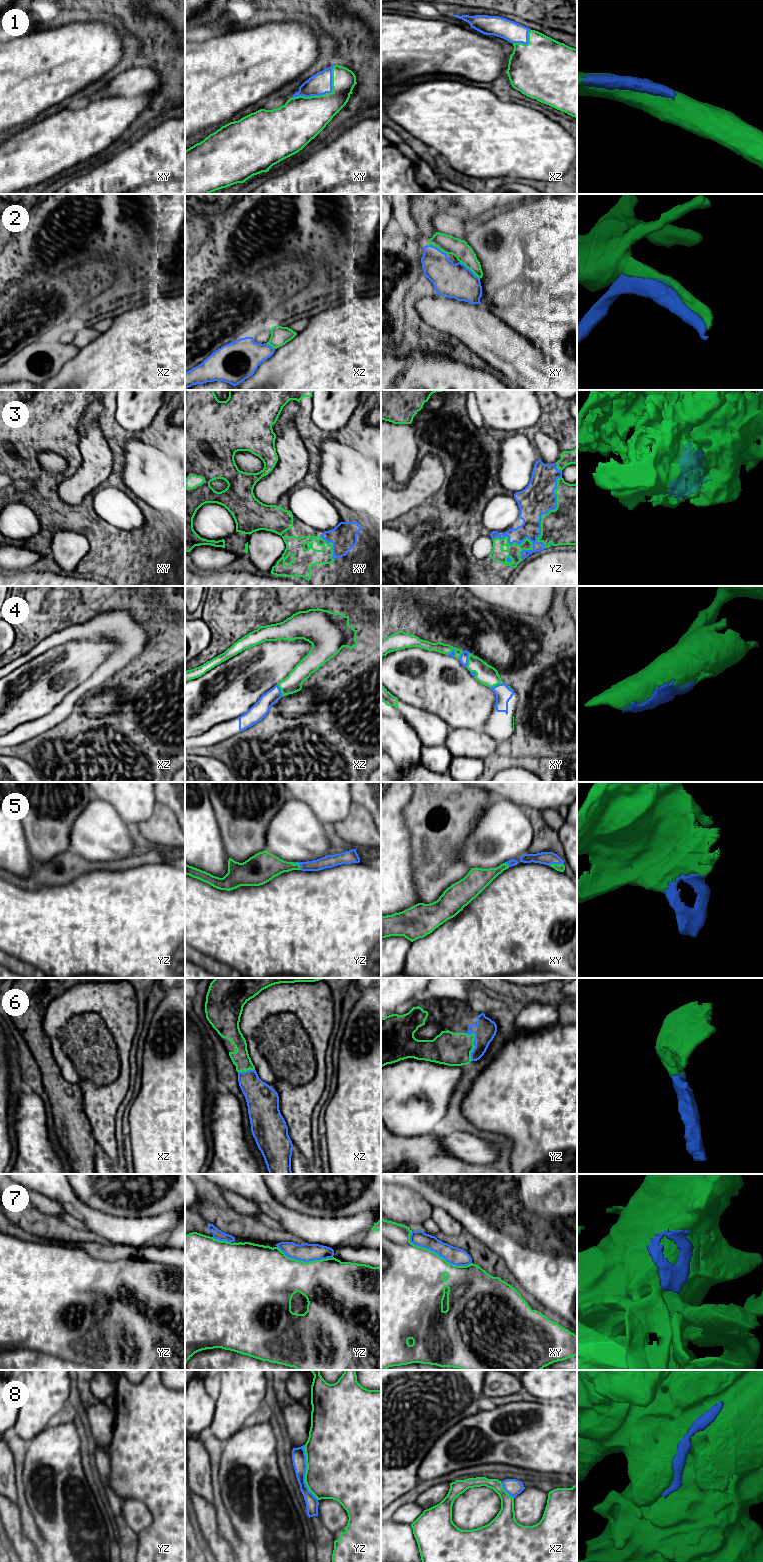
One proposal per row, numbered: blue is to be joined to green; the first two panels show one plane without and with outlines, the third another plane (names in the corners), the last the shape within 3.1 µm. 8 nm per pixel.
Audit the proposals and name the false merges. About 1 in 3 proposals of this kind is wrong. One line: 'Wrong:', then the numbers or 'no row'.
Wrong: 7, 8

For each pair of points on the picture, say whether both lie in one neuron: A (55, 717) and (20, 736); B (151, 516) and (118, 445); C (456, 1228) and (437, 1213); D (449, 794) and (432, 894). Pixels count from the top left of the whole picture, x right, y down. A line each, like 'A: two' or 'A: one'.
A: one
B: one
C: one
D: one

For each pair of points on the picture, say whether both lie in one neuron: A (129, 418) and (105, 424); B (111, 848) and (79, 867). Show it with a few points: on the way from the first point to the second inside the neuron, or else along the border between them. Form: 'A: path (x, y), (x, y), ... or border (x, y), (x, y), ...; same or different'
A: border (114, 416), (115, 420), (122, 427); different
B: border (69, 849), (91, 861), (114, 860); different

